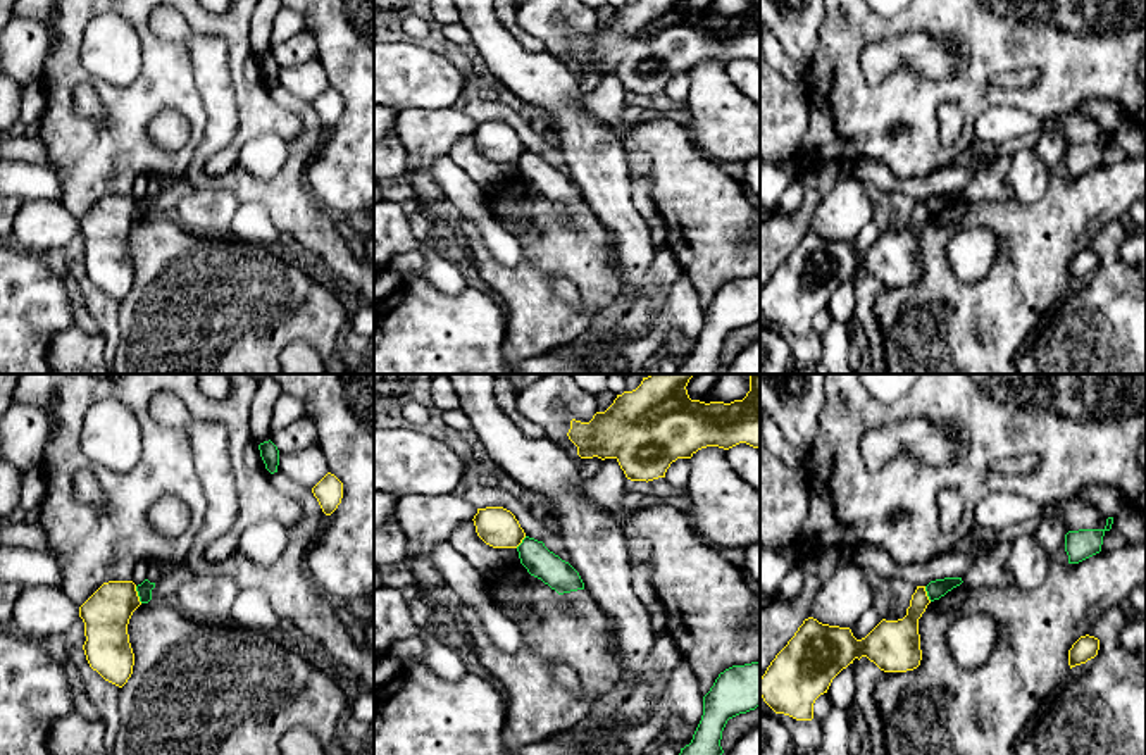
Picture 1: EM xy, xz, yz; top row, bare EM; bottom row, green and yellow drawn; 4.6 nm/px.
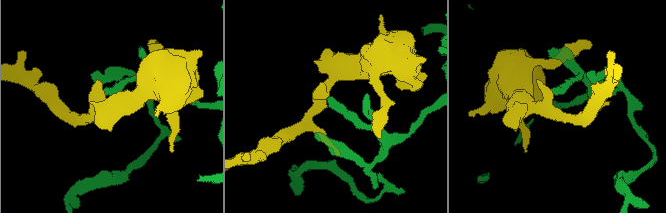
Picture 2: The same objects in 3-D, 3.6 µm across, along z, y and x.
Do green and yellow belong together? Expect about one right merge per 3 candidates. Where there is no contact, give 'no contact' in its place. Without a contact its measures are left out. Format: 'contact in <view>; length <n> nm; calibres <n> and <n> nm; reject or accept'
contact in xy; length 90 nm; calibres 70 and 220 nm; reject

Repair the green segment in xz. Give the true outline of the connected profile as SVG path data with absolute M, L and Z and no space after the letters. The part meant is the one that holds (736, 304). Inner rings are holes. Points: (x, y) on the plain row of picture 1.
M760 276L732 279L719 288L703 310L703 329L689 359L677 374L717 374L722 345L729 333L760 321Z

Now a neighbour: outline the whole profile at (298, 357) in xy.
M303 340L283 348L279 367L283 374L326 374L321 355Z

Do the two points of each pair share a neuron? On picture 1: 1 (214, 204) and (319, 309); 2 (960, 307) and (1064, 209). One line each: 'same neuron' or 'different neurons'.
1: different neurons
2: same neuron

